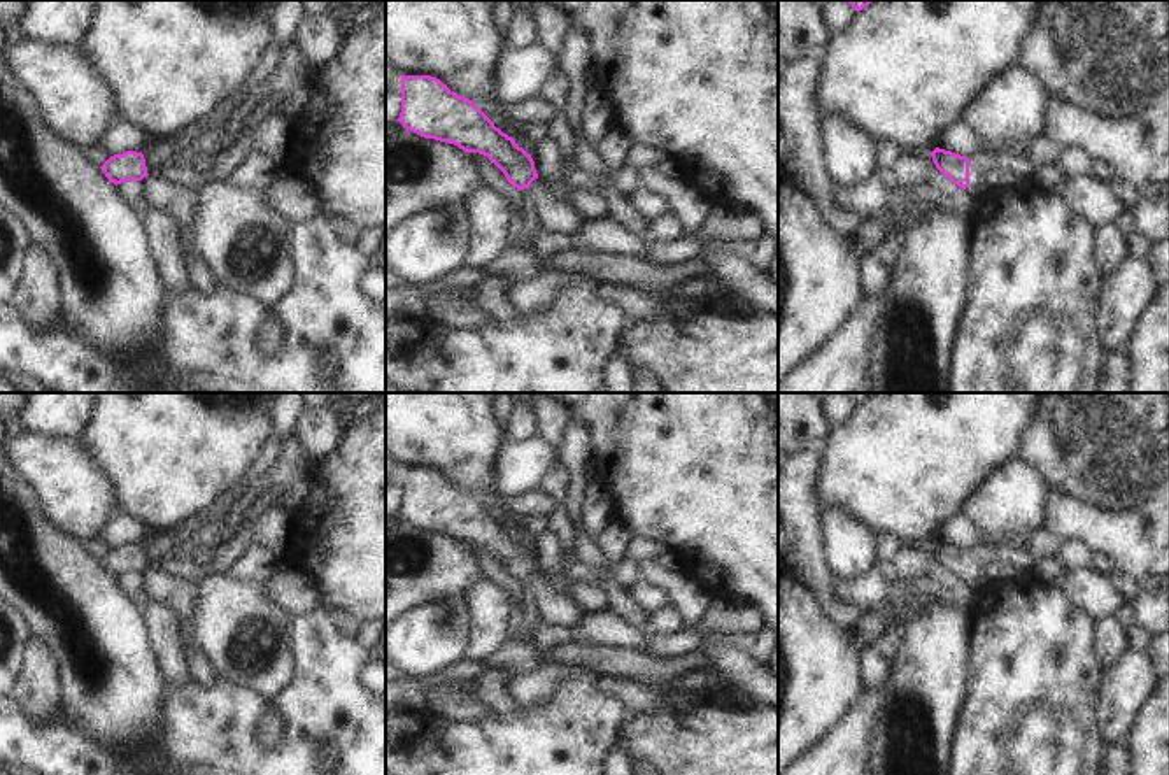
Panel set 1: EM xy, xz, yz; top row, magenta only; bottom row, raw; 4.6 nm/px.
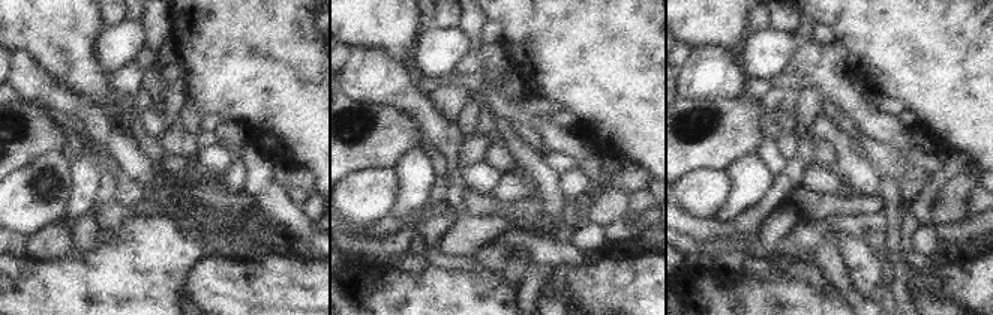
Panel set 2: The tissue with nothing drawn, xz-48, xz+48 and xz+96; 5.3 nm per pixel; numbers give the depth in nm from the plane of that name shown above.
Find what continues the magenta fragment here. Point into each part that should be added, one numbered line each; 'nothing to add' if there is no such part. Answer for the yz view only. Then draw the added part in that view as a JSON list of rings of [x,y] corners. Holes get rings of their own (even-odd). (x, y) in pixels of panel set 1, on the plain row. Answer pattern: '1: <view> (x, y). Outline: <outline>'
1: yz (1024, 560). Outline: [[[997,540],[980,545],[969,551],[969,579],[966,584],[978,591],[983,584],[981,568],[987,563],[1004,563],[1022,570],[1025,575],[1036,573],[1038,558],[1027,549],[1015,549],[1010,544],[1001,544]]]

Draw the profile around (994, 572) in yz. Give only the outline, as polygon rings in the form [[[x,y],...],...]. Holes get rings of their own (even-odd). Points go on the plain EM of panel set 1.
[[[987,563],[981,568],[981,575],[988,582],[1010,582],[1010,580],[1024,575],[1024,572],[1015,568],[1015,566],[1011,566],[1011,565],[1004,565],[1004,563]]]

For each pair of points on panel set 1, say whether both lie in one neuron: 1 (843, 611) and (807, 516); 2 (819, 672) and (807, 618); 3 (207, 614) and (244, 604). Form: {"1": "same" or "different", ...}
{"1": "same", "2": "same", "3": "same"}

